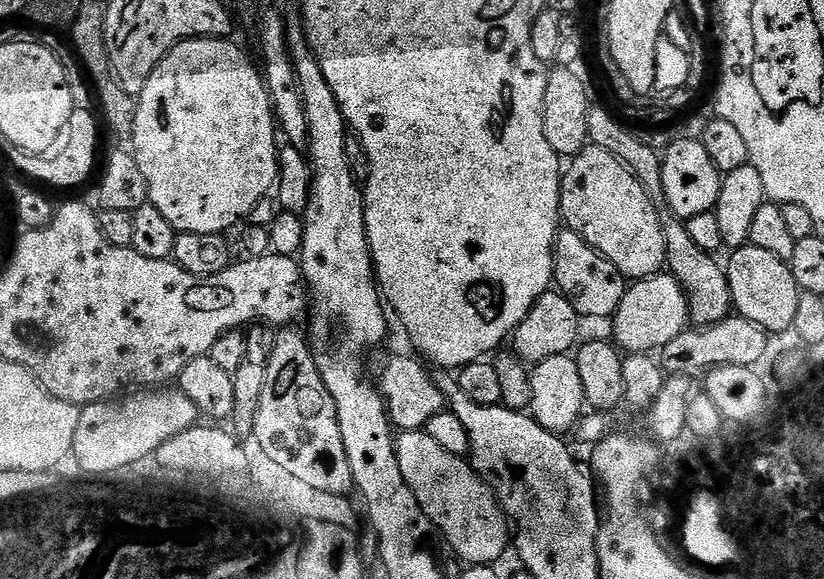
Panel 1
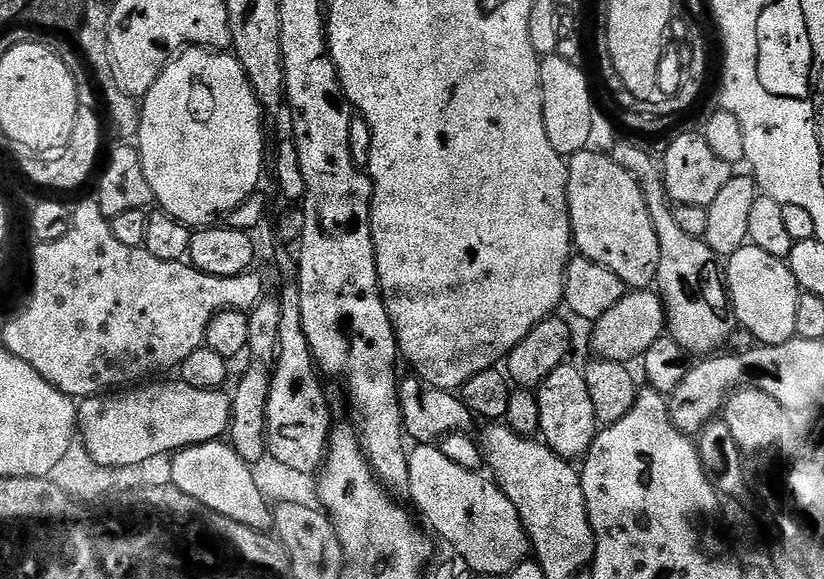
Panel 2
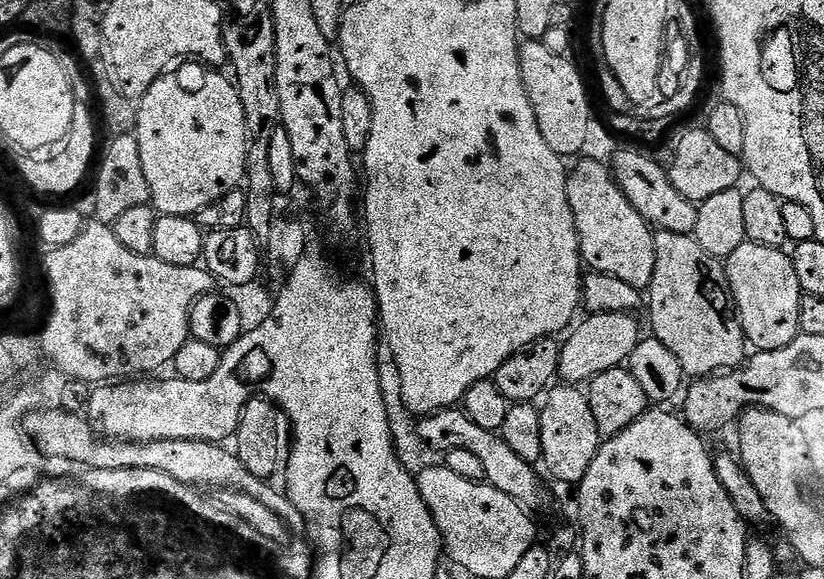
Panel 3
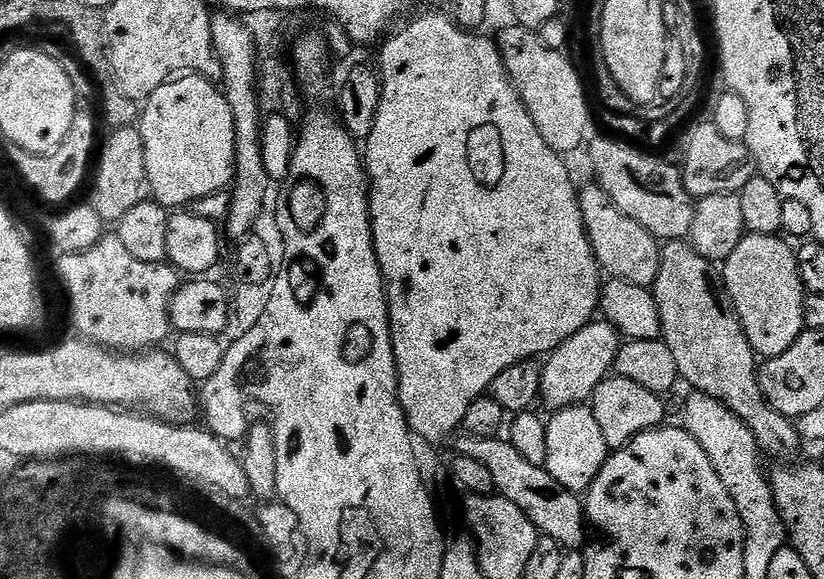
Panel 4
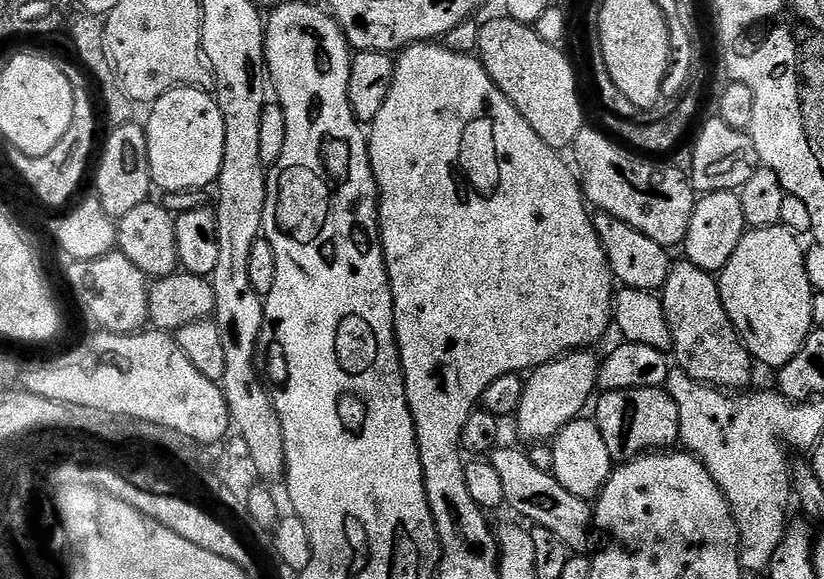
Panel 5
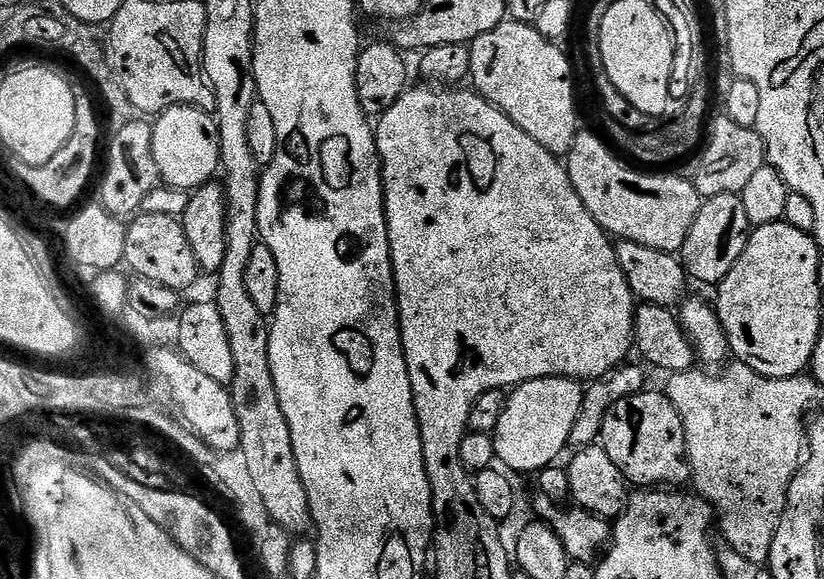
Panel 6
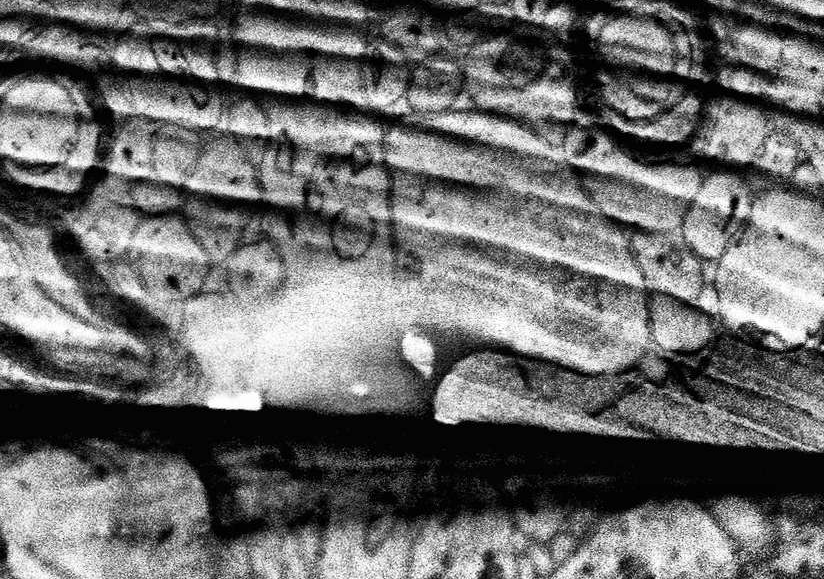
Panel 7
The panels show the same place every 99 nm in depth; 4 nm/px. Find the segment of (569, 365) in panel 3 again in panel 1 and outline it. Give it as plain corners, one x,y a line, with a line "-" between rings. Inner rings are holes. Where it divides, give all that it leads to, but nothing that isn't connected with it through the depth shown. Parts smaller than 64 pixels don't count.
671,274
648,276
627,285
615,316
611,317
615,343
628,354
652,354
689,327
688,295

